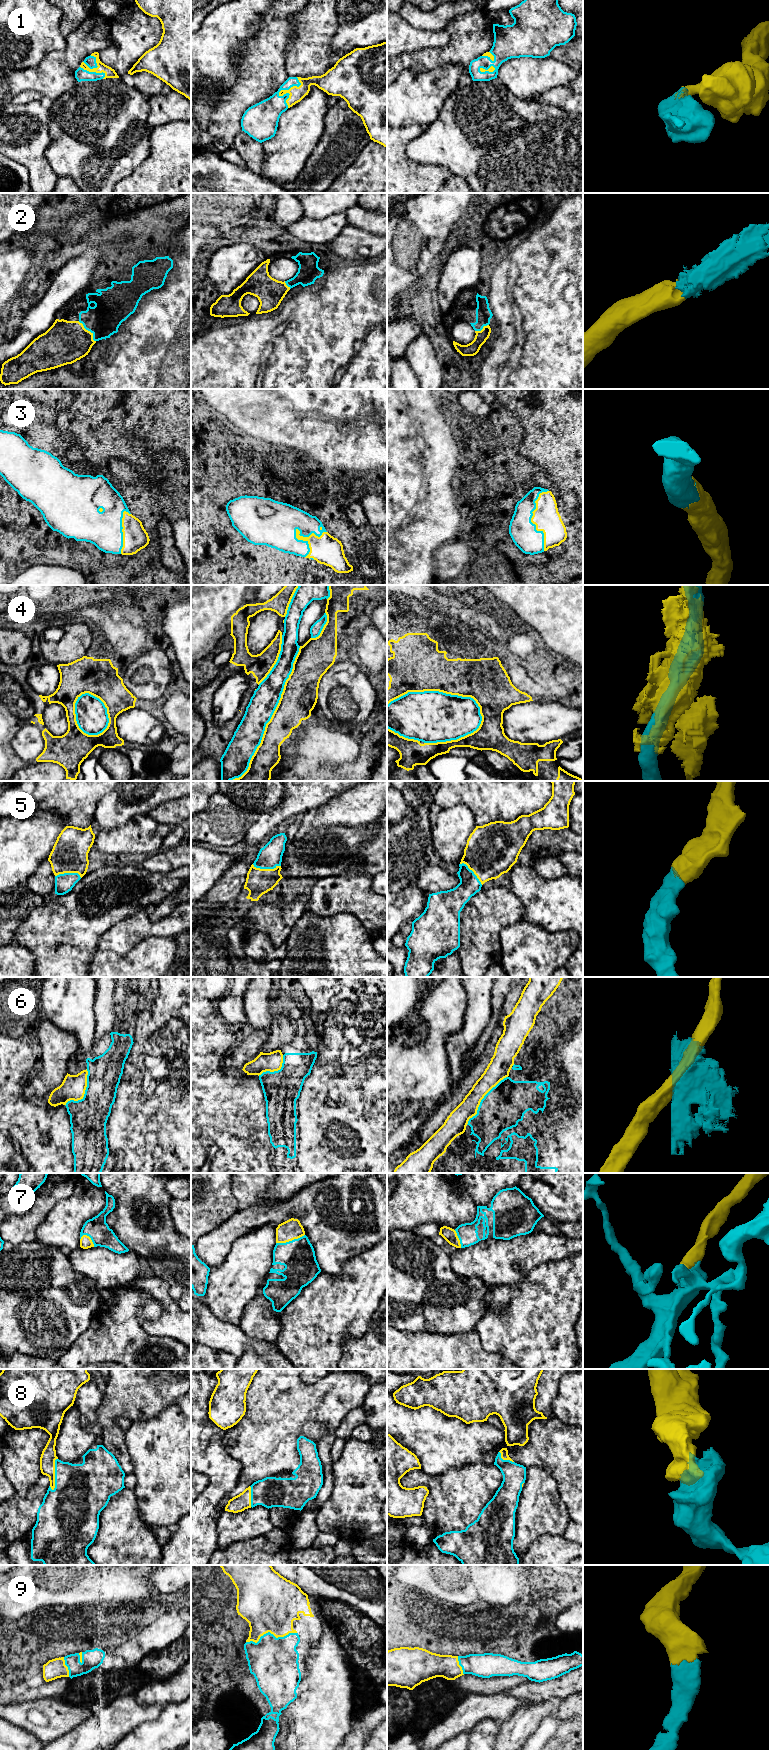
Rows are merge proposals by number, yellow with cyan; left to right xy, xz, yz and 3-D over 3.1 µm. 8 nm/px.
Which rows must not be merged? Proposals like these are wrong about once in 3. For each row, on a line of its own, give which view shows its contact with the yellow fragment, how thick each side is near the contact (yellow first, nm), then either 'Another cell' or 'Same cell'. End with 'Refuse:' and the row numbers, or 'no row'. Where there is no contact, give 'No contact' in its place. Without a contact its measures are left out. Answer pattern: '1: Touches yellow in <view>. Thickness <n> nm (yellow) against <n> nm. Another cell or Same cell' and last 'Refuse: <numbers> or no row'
1: Touches yellow in xz. Thickness 110 nm (yellow) against 260 nm. Same cell
2: Touches yellow in xy. Thickness 340 nm (yellow) against 280 nm. Same cell
3: Touches yellow in yz. Thickness 220 nm (yellow) against 220 nm. Same cell
4: Touches yellow in yz. Thickness 380 nm (yellow) against 420 nm. Another cell
5: Touches yellow in xz. Thickness 200 nm (yellow) against 190 nm. Same cell
6: Touches yellow in yz. Thickness 160 nm (yellow) against 340 nm. Another cell
7: Touches yellow in xz. Thickness 160 nm (yellow) against 280 nm. Same cell
8: Touches yellow in xy. Thickness 130 nm (yellow) against 420 nm. Same cell
9: Touches yellow in xz. Thickness 460 nm (yellow) against 380 nm. Same cell
Refuse: 4, 6

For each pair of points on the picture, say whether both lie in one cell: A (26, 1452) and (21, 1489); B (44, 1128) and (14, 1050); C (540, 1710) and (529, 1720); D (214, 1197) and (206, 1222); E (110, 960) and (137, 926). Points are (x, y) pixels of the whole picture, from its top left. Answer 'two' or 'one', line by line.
A: one
B: one
C: one
D: one
E: two

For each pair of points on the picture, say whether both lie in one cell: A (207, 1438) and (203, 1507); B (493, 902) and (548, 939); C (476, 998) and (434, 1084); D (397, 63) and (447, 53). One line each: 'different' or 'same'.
A: same
B: different
C: different
D: same

